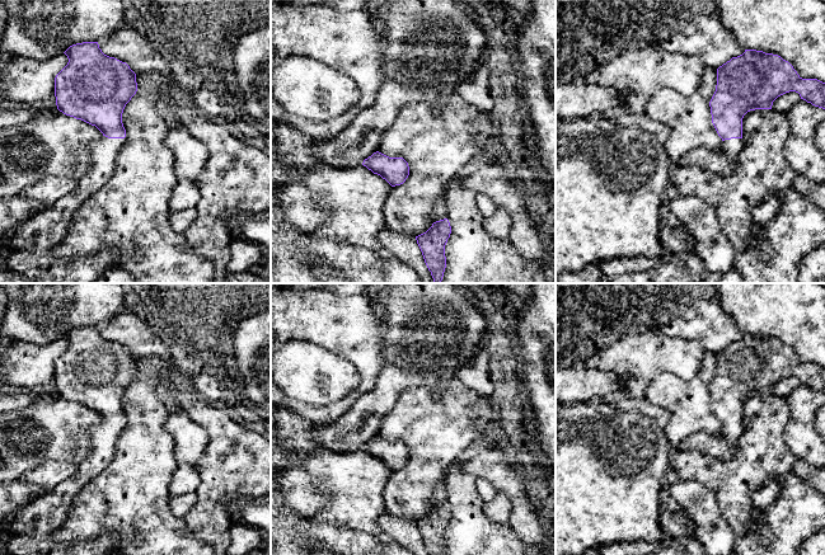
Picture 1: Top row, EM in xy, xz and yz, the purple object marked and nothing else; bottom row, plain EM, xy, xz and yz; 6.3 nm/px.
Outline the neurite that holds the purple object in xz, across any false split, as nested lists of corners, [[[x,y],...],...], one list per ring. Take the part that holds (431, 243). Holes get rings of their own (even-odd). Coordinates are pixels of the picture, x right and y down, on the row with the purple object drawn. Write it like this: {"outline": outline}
{"outline": [[[447,218],[436,221],[423,234],[416,236],[425,263],[431,272],[435,283],[440,283],[446,268],[445,245],[451,234]]]}

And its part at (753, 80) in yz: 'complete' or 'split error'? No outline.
split error

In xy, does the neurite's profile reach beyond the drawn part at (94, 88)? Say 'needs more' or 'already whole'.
needs more

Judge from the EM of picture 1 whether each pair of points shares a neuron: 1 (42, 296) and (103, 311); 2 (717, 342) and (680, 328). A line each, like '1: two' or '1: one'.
1: one
2: one

